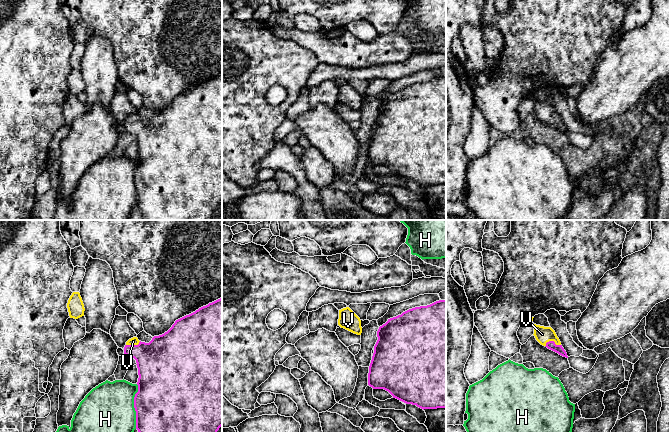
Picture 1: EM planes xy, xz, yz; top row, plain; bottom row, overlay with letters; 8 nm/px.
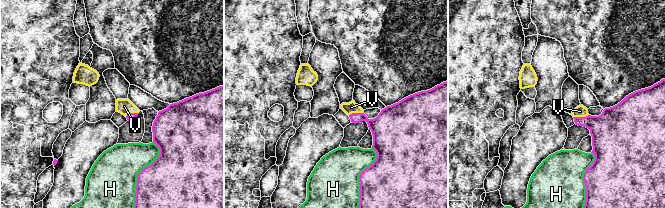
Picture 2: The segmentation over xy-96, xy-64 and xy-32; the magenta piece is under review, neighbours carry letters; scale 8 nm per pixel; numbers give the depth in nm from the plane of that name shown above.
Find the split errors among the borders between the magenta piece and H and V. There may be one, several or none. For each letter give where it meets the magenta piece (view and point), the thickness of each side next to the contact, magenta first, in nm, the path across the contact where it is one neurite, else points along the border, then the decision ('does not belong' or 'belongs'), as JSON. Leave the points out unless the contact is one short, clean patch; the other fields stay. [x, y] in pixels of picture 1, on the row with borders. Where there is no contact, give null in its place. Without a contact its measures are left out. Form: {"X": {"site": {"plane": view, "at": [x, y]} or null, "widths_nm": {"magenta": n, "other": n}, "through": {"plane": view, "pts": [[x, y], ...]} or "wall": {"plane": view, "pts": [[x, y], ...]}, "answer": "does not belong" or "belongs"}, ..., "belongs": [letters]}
{"H": {"site": {"plane": "xy", "at": [134, 406]}, "widths_nm": {"magenta": 460, "other": 400}, "answer": "does not belong"}, "V": {"site": {"plane": "yz", "at": [553, 341]}, "widths_nm": {"magenta": 70, "other": 130}, "through": {"plane": "yz", "pts": [[551, 345], [553, 341], [542, 334]]}, "answer": "belongs"}, "belongs": ["V"]}

